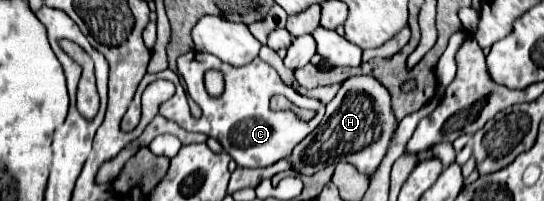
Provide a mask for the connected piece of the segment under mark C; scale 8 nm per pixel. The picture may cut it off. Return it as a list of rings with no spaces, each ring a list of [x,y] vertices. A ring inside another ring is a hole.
[[[190,50],[190,52],[186,52],[184,56],[178,58],[178,72],[164,70],[164,72],[158,72],[158,74],[146,74],[144,76],[142,84],[138,86],[138,92],[136,92],[134,100],[130,102],[130,106],[128,106],[128,110],[122,118],[124,132],[132,130],[138,124],[138,120],[140,120],[140,94],[150,82],[154,82],[158,78],[170,80],[176,86],[176,94],[160,106],[160,114],[168,120],[174,120],[176,124],[180,124],[188,132],[202,132],[206,136],[216,138],[222,144],[224,152],[228,152],[236,160],[236,164],[244,166],[244,168],[262,168],[262,166],[270,166],[270,164],[286,158],[286,154],[290,154],[292,148],[300,140],[304,140],[312,130],[318,128],[318,124],[324,116],[322,112],[318,112],[310,122],[302,122],[292,112],[272,112],[268,108],[268,100],[274,94],[282,94],[290,100],[290,88],[286,84],[282,84],[276,70],[272,66],[268,66],[266,62],[262,62],[260,58],[252,60],[246,66],[234,68],[230,64],[220,62],[216,56]],[[206,70],[220,70],[222,76],[224,76],[224,92],[218,98],[210,96],[204,88]],[[180,78],[184,78],[184,82],[186,82],[188,96],[202,108],[202,118],[198,118],[198,120],[192,118],[192,114],[190,114],[190,108],[188,108],[188,102],[186,102],[186,92],[180,84]]]

